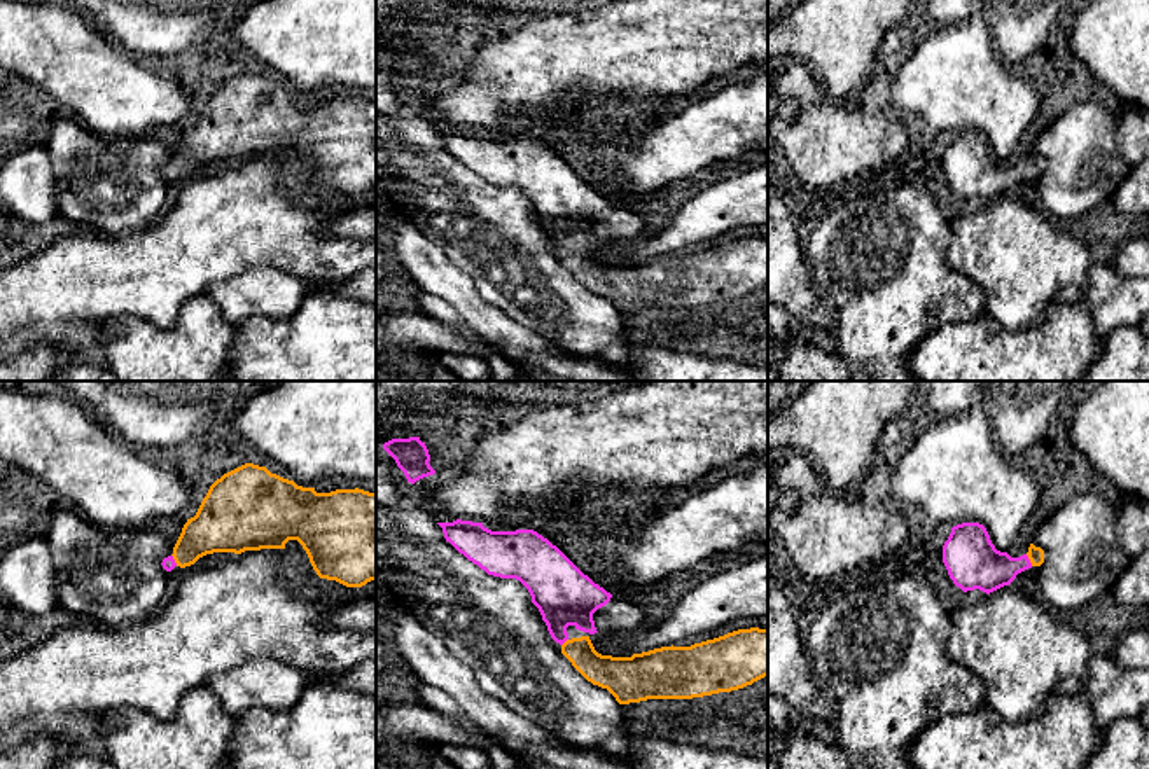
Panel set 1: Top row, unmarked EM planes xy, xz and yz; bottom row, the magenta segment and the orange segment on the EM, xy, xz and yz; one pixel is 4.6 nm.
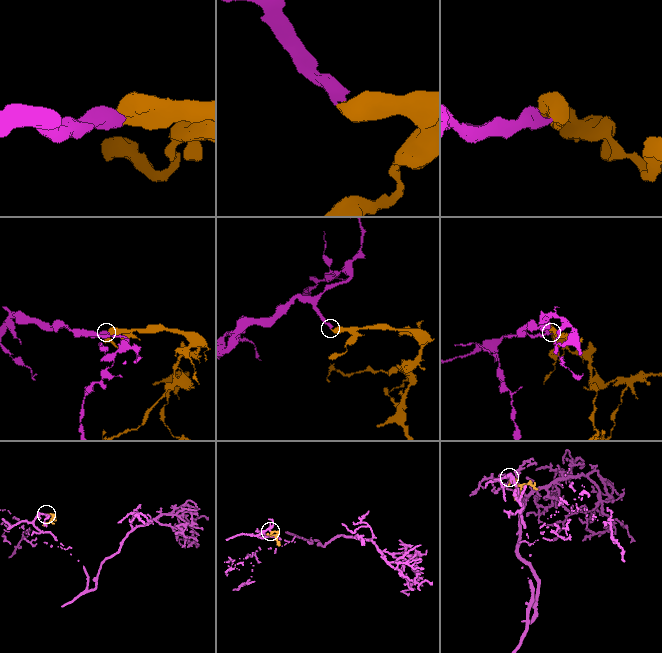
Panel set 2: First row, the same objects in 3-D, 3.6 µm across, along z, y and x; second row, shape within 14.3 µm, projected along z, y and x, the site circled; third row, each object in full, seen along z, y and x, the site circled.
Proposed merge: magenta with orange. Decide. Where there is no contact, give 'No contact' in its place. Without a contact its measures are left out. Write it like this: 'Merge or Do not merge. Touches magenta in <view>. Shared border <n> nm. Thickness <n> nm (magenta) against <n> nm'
Merge. Touches magenta in yz. Shared border 70 nm. Thickness 240 nm (magenta) against 80 nm

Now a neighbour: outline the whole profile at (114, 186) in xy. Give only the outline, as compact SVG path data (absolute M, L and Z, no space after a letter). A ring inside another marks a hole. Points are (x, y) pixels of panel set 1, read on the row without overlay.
M63 117L42 131L59 217L107 236L138 232L159 218L171 182L161 171L173 163L161 142L105 138Z

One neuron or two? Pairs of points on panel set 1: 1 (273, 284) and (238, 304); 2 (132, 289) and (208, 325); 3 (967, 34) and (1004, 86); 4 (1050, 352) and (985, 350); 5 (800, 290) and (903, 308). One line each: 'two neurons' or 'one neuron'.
1: one neuron
2: two neurons
3: one neuron
4: one neuron
5: two neurons

